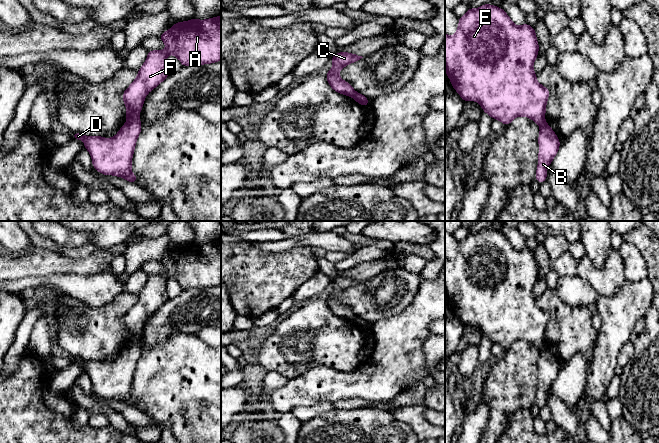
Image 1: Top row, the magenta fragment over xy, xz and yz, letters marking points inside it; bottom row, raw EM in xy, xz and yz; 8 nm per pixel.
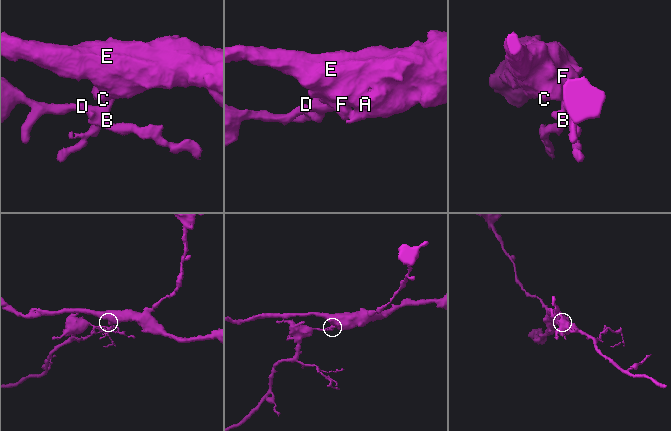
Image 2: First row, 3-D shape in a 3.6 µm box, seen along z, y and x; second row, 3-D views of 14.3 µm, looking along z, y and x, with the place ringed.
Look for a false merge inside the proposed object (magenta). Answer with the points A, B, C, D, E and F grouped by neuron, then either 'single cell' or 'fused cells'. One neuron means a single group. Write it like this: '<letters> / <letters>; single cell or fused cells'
A C E F / B D; fused cells

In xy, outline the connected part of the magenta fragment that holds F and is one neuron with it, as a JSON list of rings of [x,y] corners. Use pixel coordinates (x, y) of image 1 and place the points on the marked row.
[[[221,16],[206,20],[193,18],[185,22],[176,22],[159,38],[165,43],[167,49],[148,51],[146,61],[138,70],[136,79],[123,93],[123,101],[127,110],[127,123],[139,116],[146,95],[169,76],[166,67],[168,55],[176,56],[182,66],[210,64],[221,60]]]

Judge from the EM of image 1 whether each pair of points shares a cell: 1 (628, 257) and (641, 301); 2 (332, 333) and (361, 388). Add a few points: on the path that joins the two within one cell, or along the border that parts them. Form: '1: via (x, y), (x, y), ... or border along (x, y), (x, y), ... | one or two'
1: border along (646, 277), (634, 281), (626, 280) | two
2: border along (361, 362), (348, 371), (337, 371), (328, 366) | two

